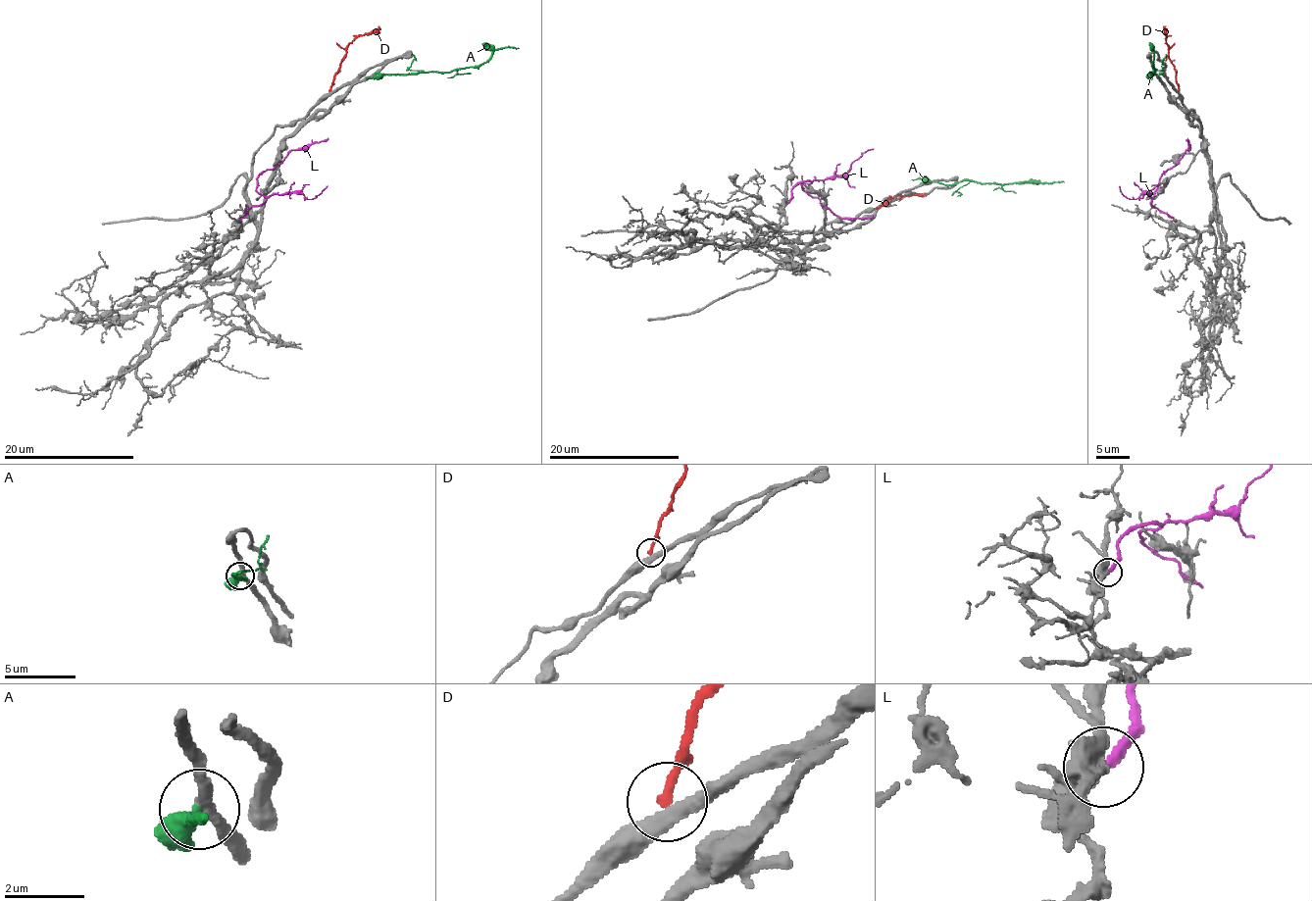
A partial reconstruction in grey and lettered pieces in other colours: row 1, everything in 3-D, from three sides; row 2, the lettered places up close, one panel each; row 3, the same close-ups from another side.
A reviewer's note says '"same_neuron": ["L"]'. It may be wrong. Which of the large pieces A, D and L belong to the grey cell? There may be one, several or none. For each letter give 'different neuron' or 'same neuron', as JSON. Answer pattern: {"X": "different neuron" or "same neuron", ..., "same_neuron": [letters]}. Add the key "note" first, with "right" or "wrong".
{"note": "right", "A": "different neuron", "D": "different neuron", "L": "same neuron", "same_neuron": ["L"]}

